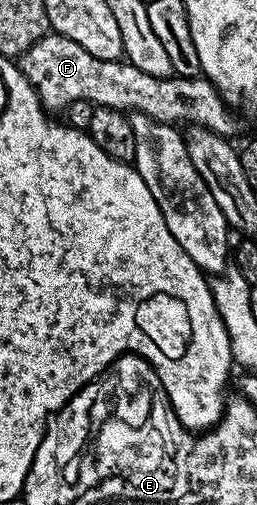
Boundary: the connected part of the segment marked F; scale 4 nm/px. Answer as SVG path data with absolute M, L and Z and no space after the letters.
M44 36L19 57L19 67L39 94L41 104L53 114L79 99L87 99L102 108L117 108L126 114L142 112L163 123L174 126L185 123L185 126L206 128L226 138L233 138L237 132L236 114L211 81L187 76L152 77L128 62L95 58L95 54L87 54L79 42L71 42L66 36Z

